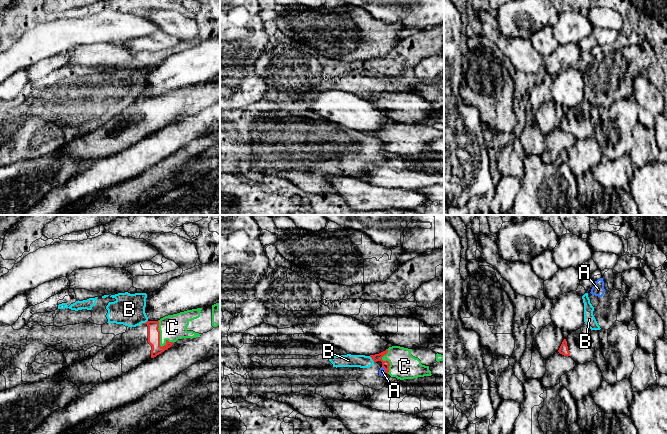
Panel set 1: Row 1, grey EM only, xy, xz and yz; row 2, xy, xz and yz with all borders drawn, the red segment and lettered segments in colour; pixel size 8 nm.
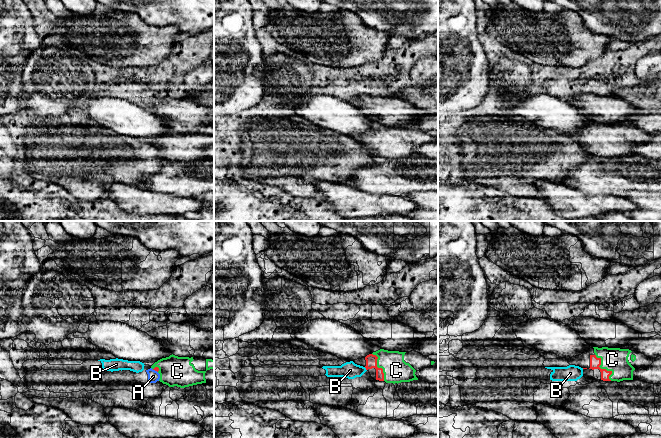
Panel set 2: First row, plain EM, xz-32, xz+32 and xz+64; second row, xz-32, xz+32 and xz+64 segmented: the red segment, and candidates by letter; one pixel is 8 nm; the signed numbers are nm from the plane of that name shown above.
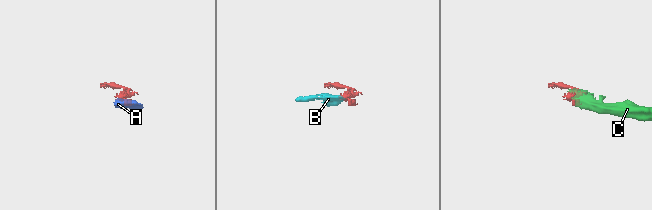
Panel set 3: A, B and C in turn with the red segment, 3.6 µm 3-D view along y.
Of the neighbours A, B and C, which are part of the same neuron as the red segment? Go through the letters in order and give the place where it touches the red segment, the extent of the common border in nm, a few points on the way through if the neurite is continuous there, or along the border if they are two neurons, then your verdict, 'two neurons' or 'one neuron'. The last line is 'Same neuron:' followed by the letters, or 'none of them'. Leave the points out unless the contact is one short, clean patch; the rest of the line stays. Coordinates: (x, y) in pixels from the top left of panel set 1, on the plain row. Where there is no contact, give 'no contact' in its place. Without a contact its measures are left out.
A: contact xz (384, 144); length 60 nm; border xz (382, 142), (385, 148); two neurons
B: contact xy (144, 99); length 60 nm; border xy (147, 96), (141, 99); two neurons
C: contact xy (159, 110); length 220 nm; way xy (153, 108), (159, 110), (172, 103); one neuron
Same neuron: C

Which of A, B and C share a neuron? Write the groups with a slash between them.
A B / C

